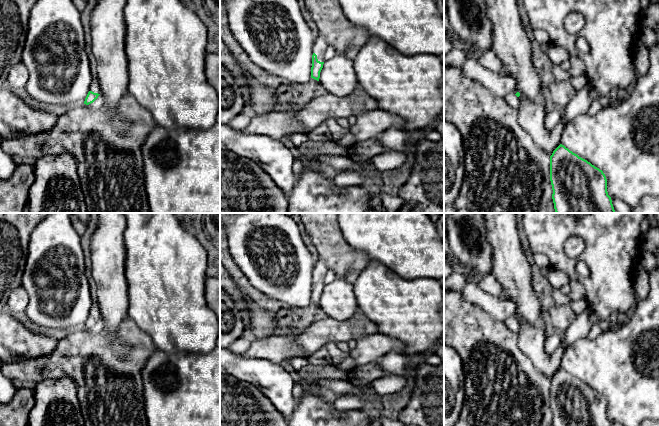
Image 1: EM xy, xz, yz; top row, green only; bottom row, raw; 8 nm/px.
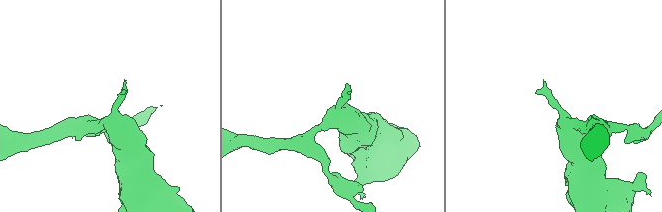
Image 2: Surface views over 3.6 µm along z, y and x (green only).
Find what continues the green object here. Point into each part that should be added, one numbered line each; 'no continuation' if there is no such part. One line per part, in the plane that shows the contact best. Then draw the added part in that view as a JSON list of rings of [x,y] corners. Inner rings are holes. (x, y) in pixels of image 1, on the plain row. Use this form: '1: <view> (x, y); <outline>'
1: xz (320, 270); [[[318,259],[315,262],[315,267],[313,270],[313,277],[317,279],[317,283],[320,286],[324,286],[324,277],[326,276],[328,268],[322,259]]]

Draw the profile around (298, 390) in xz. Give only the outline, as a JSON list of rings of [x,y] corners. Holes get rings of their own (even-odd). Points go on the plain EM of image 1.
[[[295,379],[293,387],[293,396],[296,402],[298,402],[303,397],[304,393],[305,393],[305,388],[303,384],[298,379]]]

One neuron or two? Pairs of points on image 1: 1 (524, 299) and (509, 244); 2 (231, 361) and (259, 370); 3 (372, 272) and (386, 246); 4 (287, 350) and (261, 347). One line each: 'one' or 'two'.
1: one
2: one
3: two
4: one

